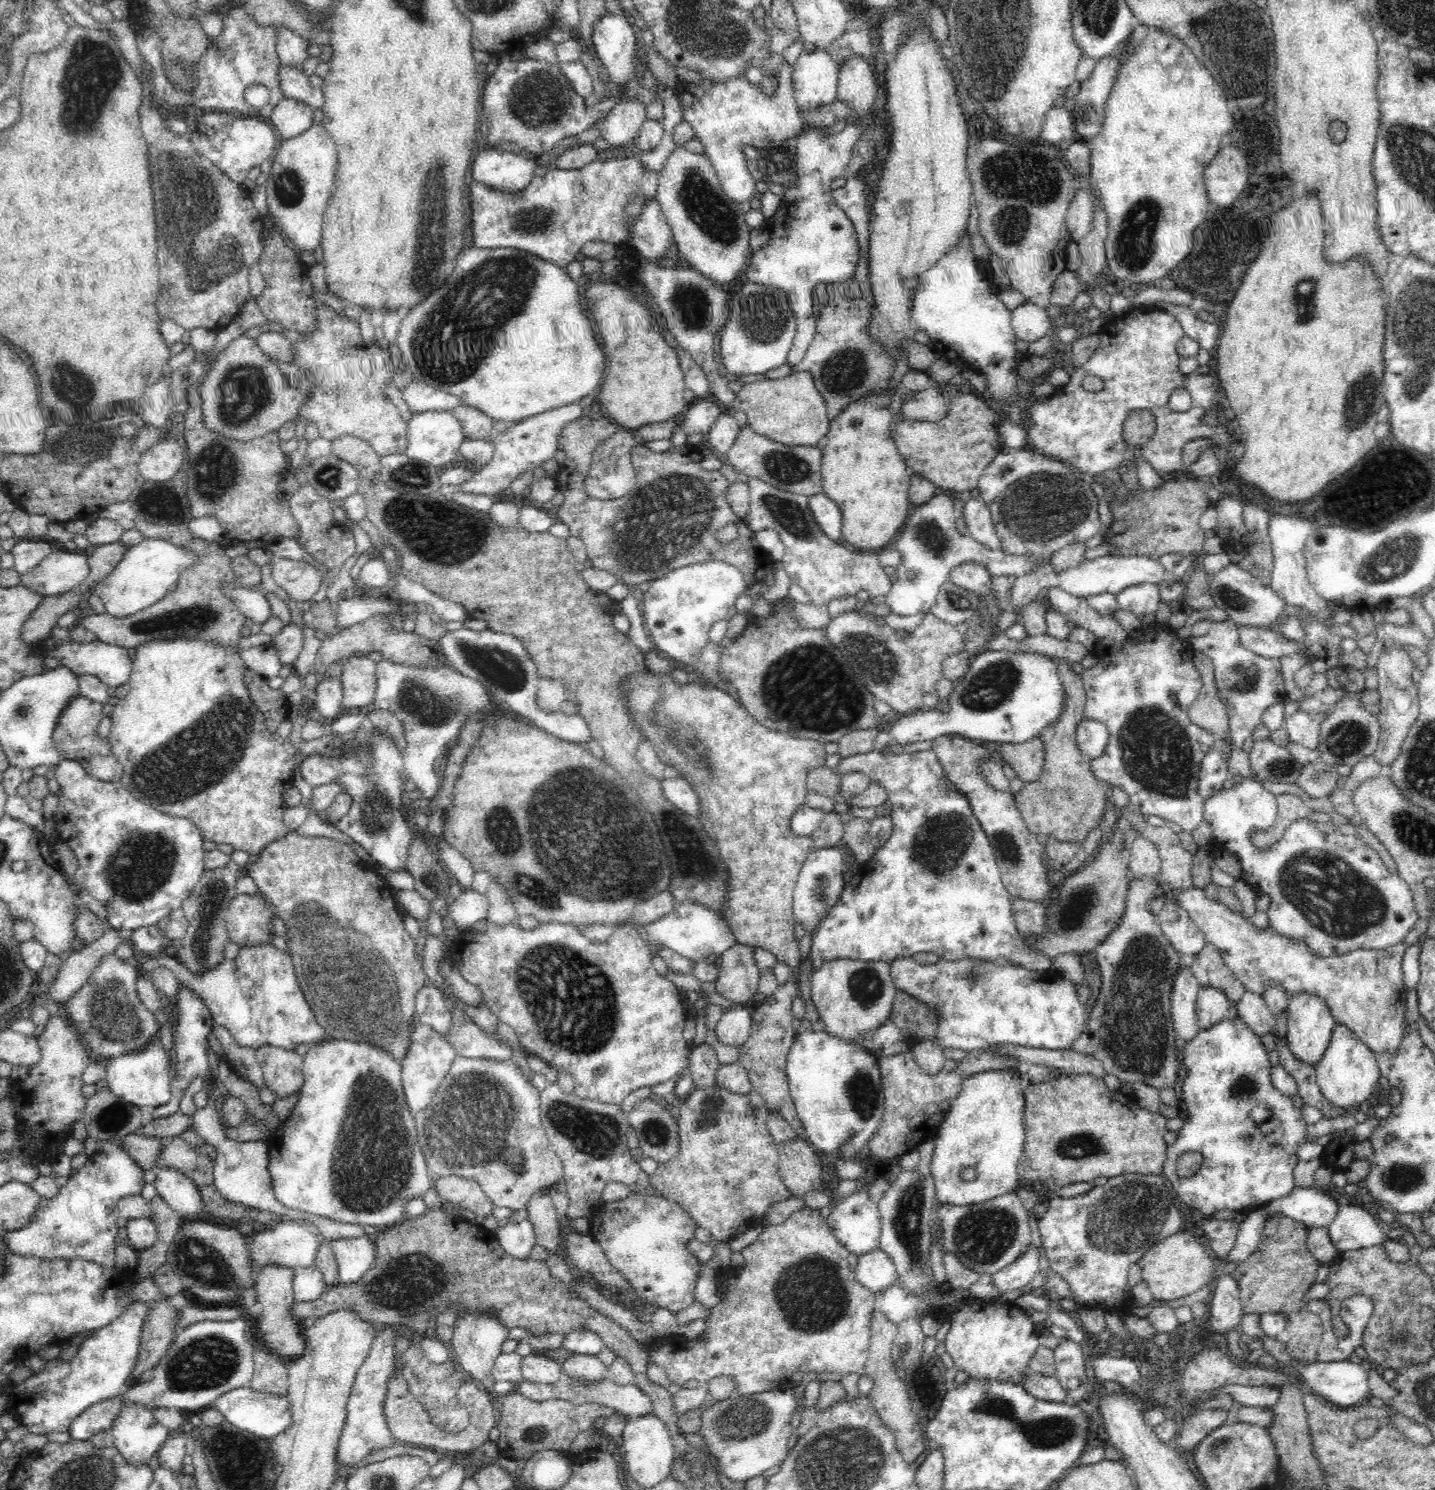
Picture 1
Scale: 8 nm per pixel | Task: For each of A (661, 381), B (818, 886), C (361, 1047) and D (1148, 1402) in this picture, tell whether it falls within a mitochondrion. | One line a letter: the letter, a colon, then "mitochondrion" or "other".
A: other
B: mitochondrion
C: mitochondrion
D: other

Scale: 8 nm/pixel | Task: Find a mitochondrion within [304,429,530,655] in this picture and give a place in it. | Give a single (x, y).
(437, 533)

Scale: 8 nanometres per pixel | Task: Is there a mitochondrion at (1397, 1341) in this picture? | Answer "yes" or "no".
yes

